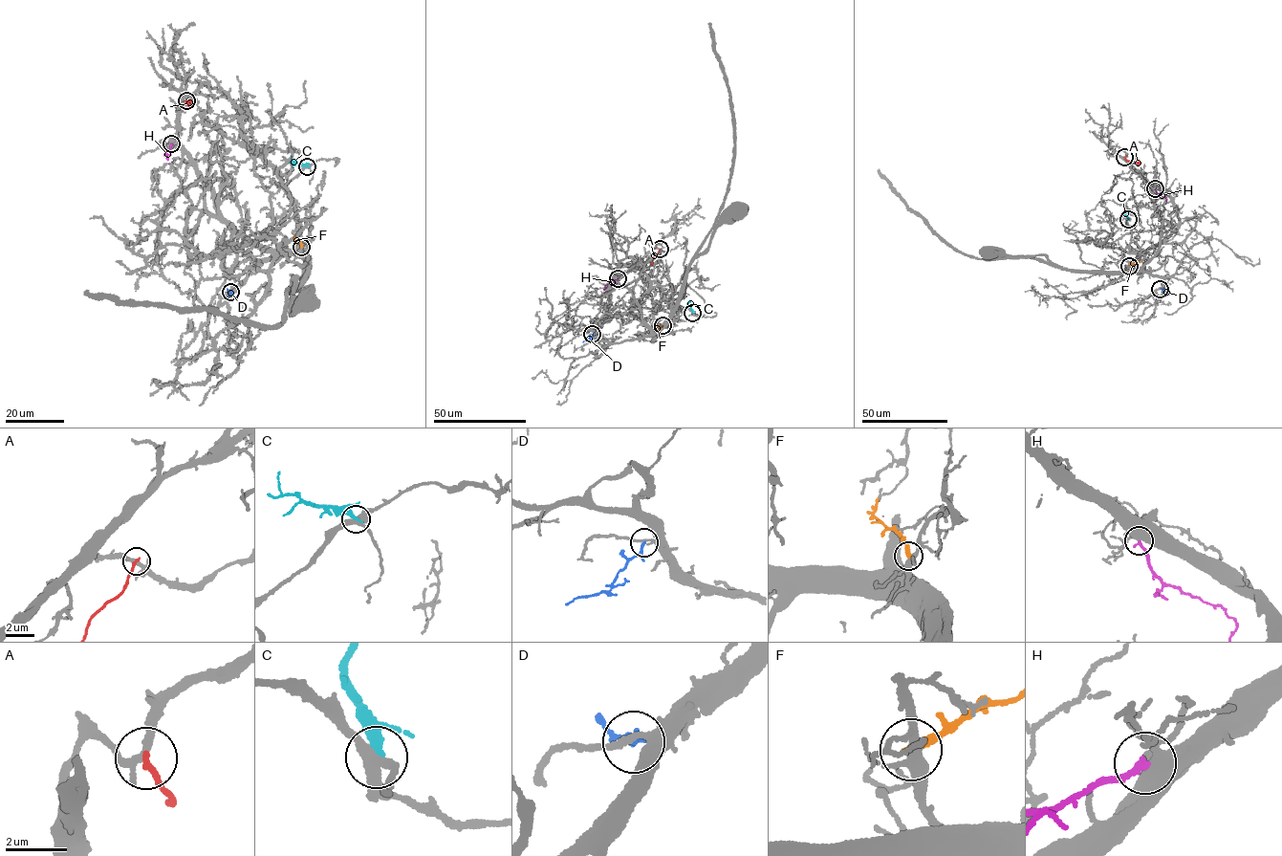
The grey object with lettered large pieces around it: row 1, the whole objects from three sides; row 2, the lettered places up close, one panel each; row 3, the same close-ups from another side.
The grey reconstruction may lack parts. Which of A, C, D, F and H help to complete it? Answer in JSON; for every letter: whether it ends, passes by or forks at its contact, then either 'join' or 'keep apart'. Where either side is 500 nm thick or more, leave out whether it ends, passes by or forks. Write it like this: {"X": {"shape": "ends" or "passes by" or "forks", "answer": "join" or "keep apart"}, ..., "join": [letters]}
{"A": {"shape": "ends", "answer": "keep apart"}, "C": {"shape": "ends", "answer": "keep apart"}, "D": {"shape": "passes by", "answer": "keep apart"}, "F": {"shape": "ends", "answer": "keep apart"}, "H": {"shape": "ends", "answer": "join"}, "join": ["H"]}

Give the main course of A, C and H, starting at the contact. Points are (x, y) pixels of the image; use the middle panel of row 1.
A: (660, 249), (651, 264)
C: (692, 313), (690, 301)
H: (618, 278), (610, 281), (603, 290)

